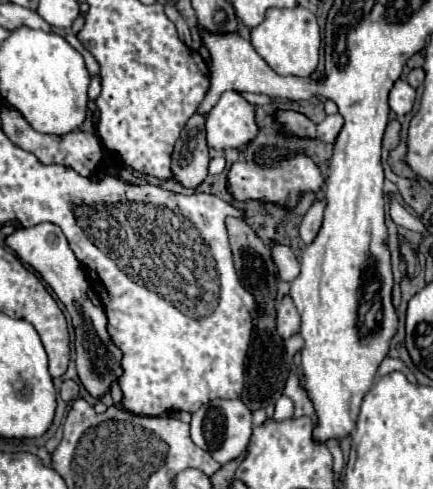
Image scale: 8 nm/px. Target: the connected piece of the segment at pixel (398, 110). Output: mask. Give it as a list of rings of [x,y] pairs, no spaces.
[[[398,79],[390,91],[390,99],[388,99],[390,109],[396,115],[406,115],[414,107],[414,97],[416,97],[416,91],[406,81]]]

